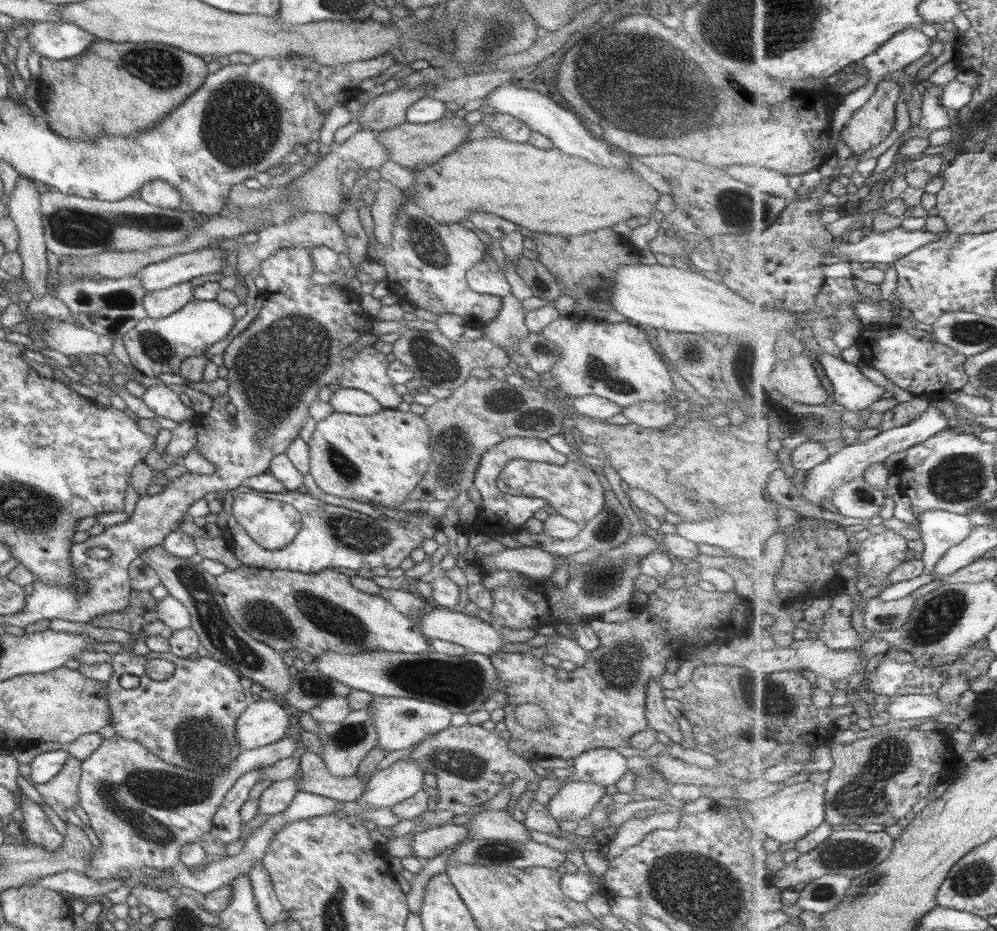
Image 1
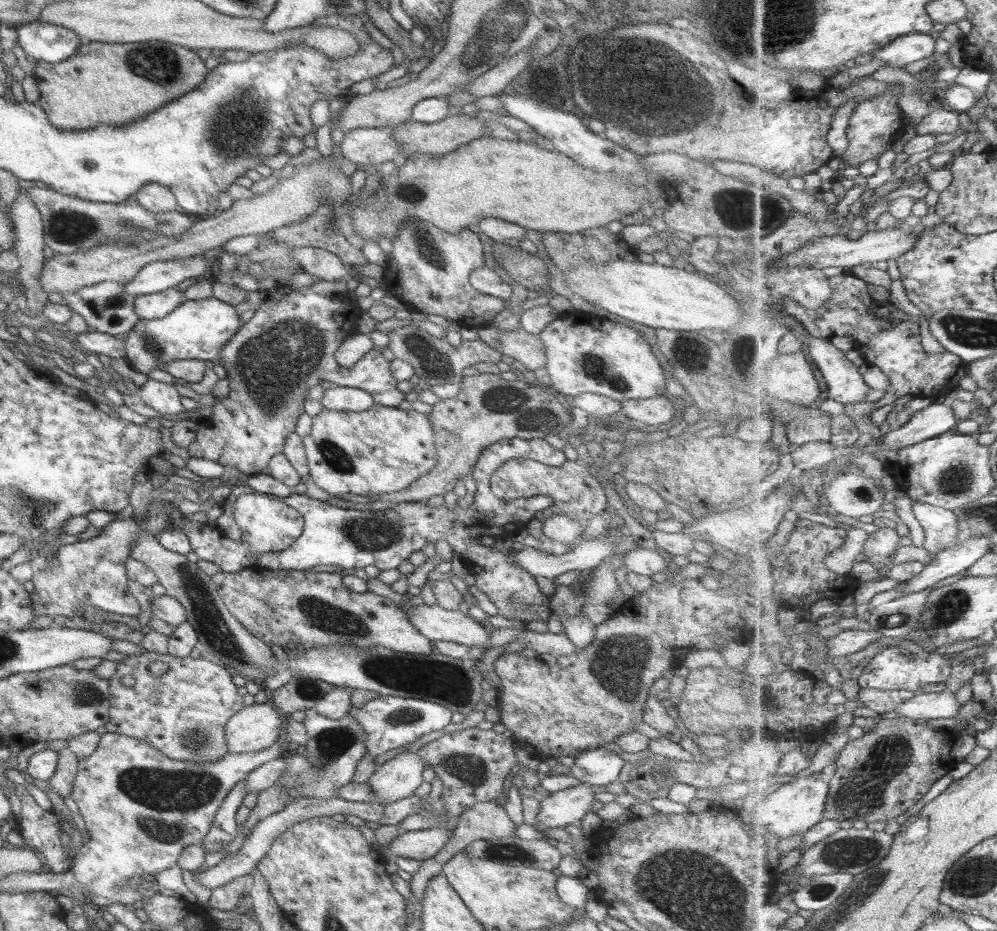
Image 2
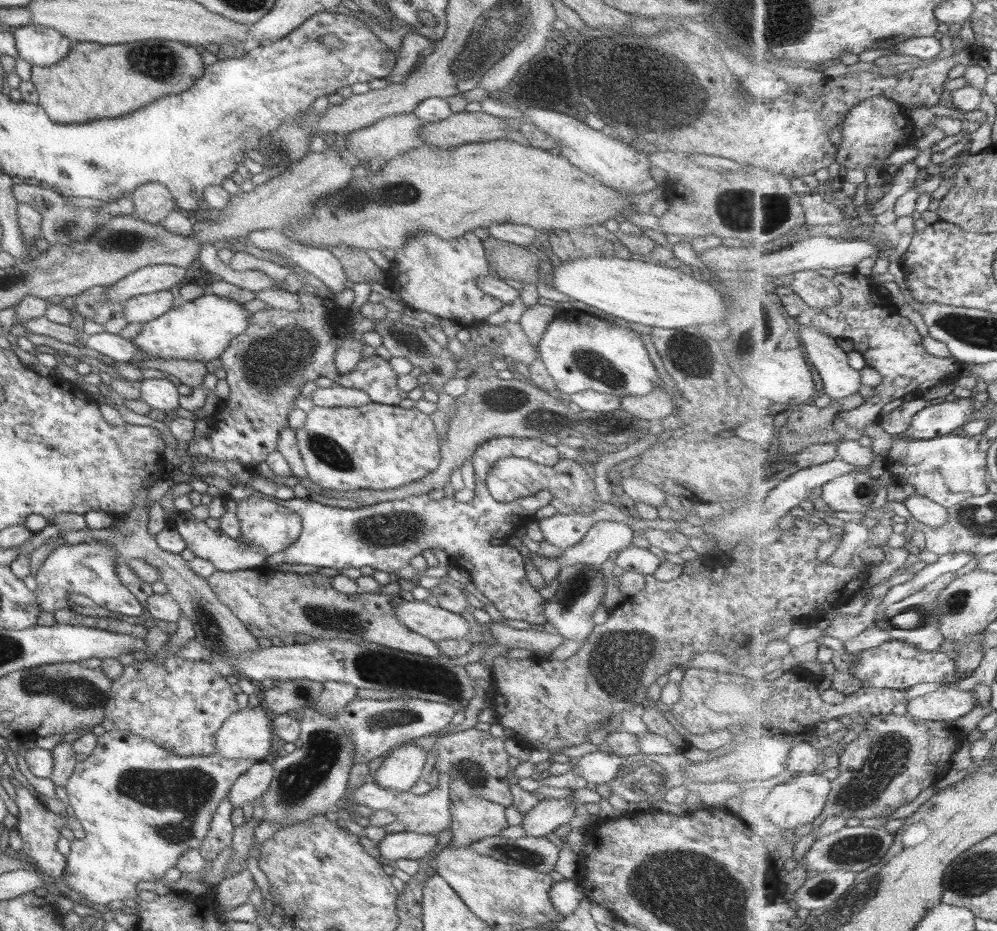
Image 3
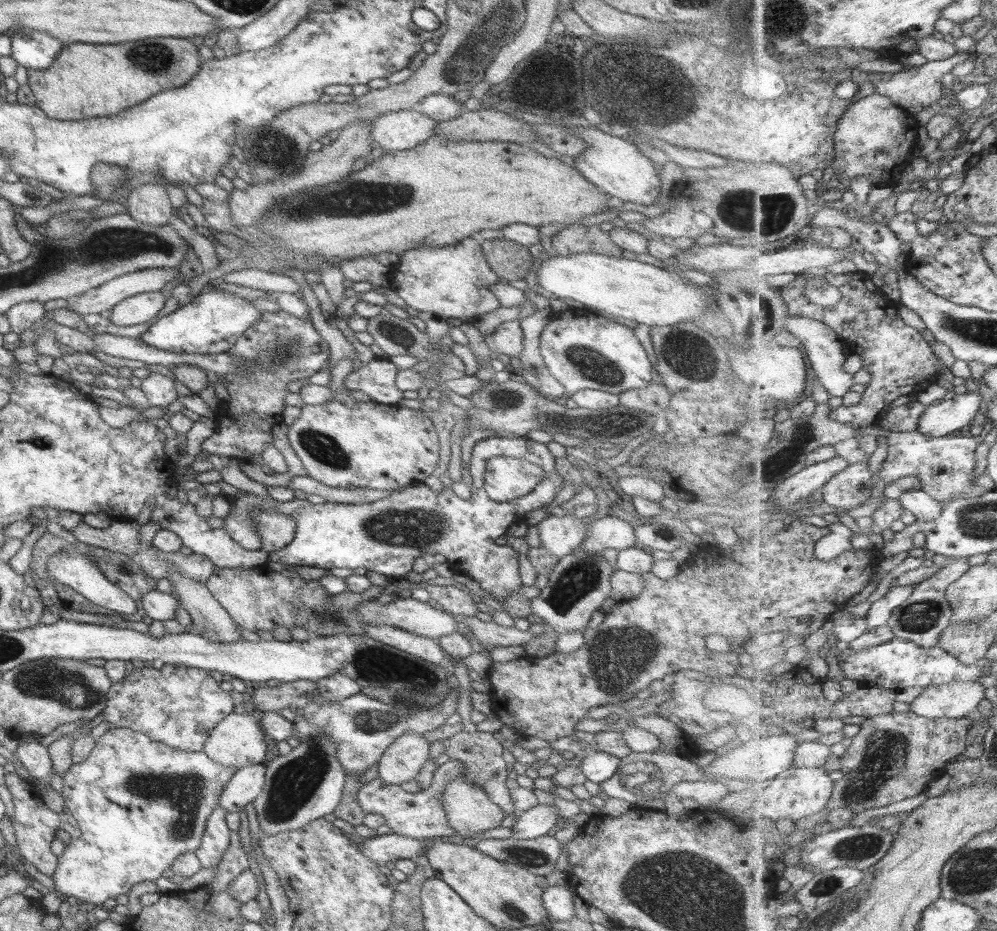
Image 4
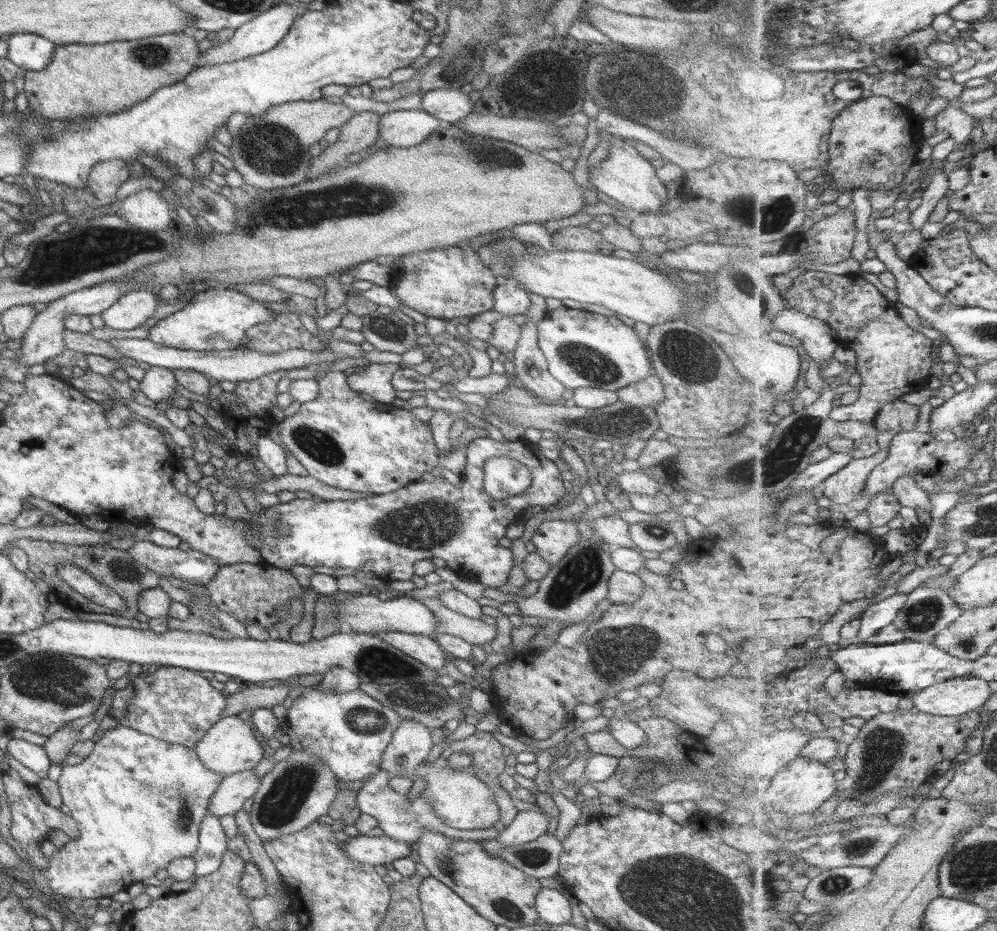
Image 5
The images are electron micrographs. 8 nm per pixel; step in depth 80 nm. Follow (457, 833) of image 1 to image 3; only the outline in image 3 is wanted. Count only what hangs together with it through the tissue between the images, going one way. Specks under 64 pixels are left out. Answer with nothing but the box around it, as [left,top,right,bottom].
[375,831,437,862]

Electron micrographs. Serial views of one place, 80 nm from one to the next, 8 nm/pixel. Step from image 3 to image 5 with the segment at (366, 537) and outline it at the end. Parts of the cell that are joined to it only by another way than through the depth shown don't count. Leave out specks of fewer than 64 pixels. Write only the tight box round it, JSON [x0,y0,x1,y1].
[244,437,565,589]

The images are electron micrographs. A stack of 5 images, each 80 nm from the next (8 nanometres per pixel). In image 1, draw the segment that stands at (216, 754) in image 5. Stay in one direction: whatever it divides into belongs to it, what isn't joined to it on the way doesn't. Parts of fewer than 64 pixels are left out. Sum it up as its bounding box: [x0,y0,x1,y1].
[234,698,289,750]

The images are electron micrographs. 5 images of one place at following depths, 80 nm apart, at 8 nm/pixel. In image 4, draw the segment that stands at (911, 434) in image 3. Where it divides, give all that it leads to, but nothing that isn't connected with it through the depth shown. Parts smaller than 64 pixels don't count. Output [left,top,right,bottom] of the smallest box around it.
[918,392,981,437]

